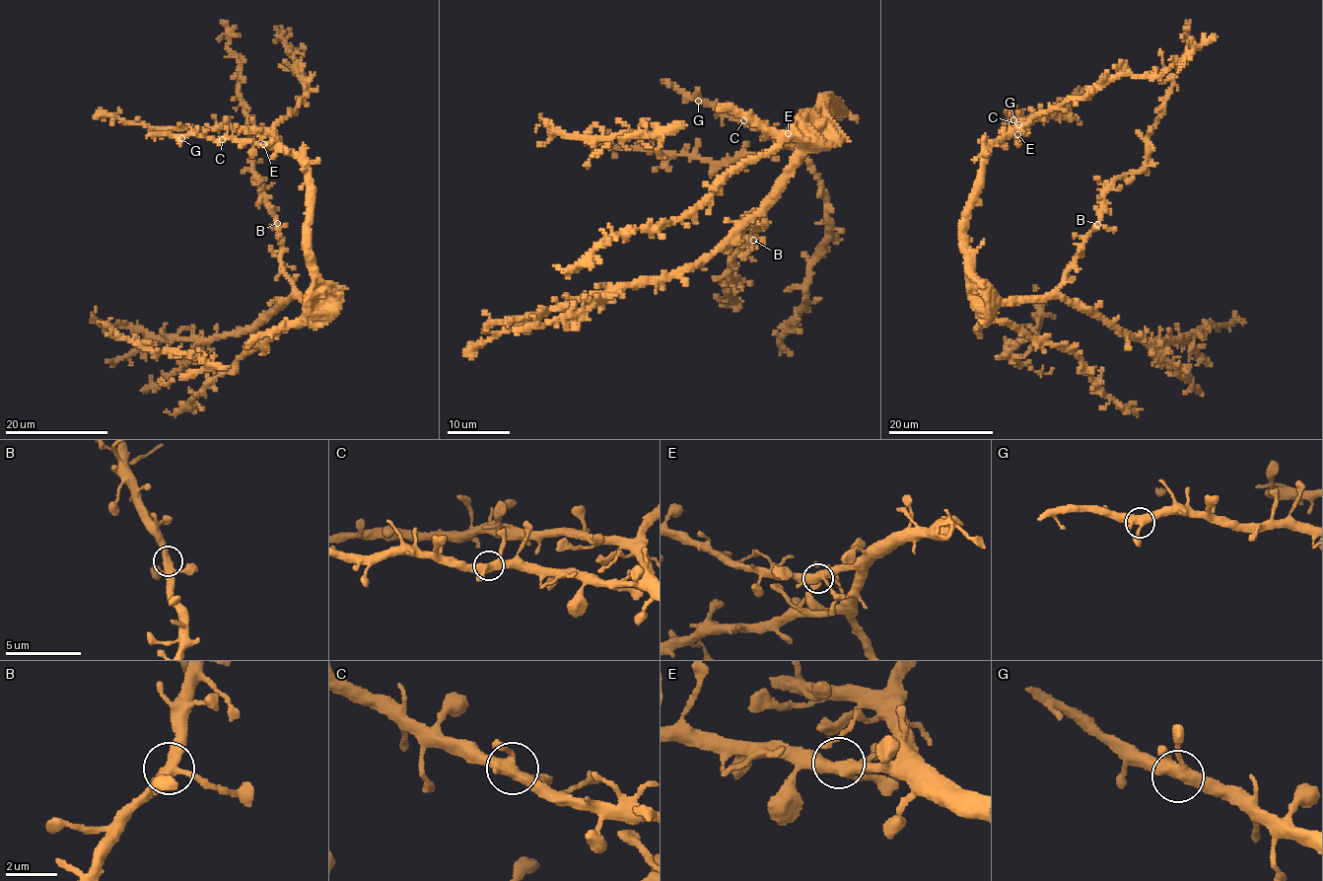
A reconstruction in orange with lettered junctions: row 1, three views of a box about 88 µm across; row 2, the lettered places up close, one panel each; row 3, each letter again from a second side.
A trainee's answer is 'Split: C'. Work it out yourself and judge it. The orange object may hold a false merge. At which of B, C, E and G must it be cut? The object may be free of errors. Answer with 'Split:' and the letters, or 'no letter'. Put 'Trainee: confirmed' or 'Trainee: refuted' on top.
Trainee: refuted
Split: no letter

